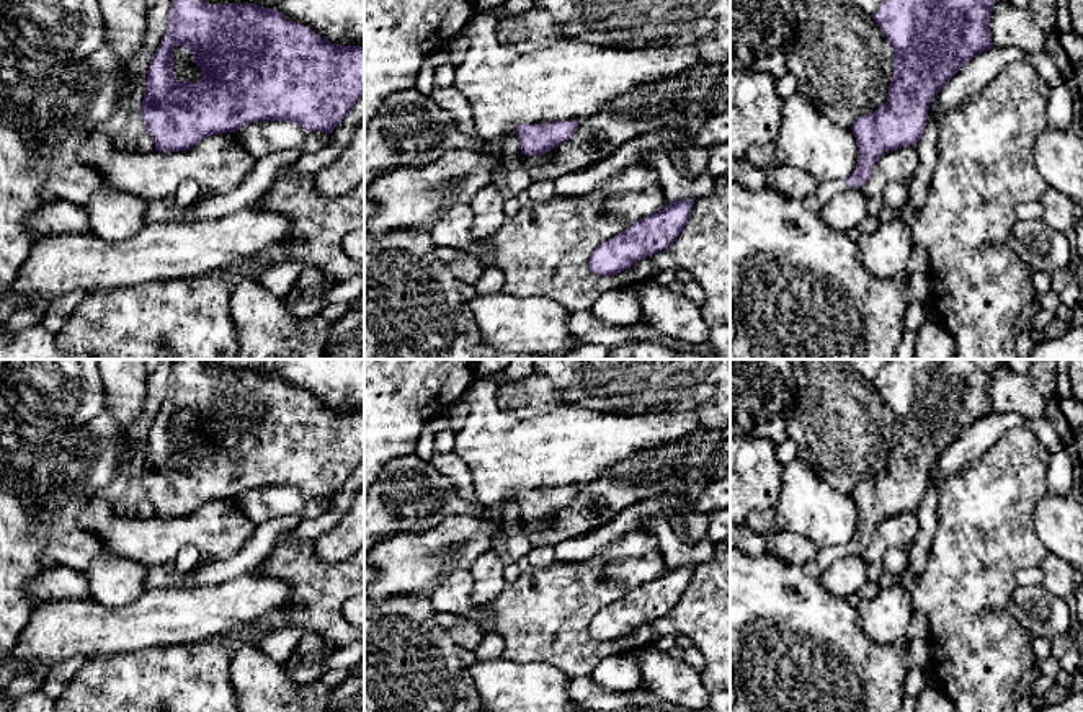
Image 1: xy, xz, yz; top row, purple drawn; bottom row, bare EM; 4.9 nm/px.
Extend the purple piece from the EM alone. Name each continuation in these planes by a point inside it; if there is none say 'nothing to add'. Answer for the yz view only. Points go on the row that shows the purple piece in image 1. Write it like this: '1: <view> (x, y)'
1: yz (799, 291)

